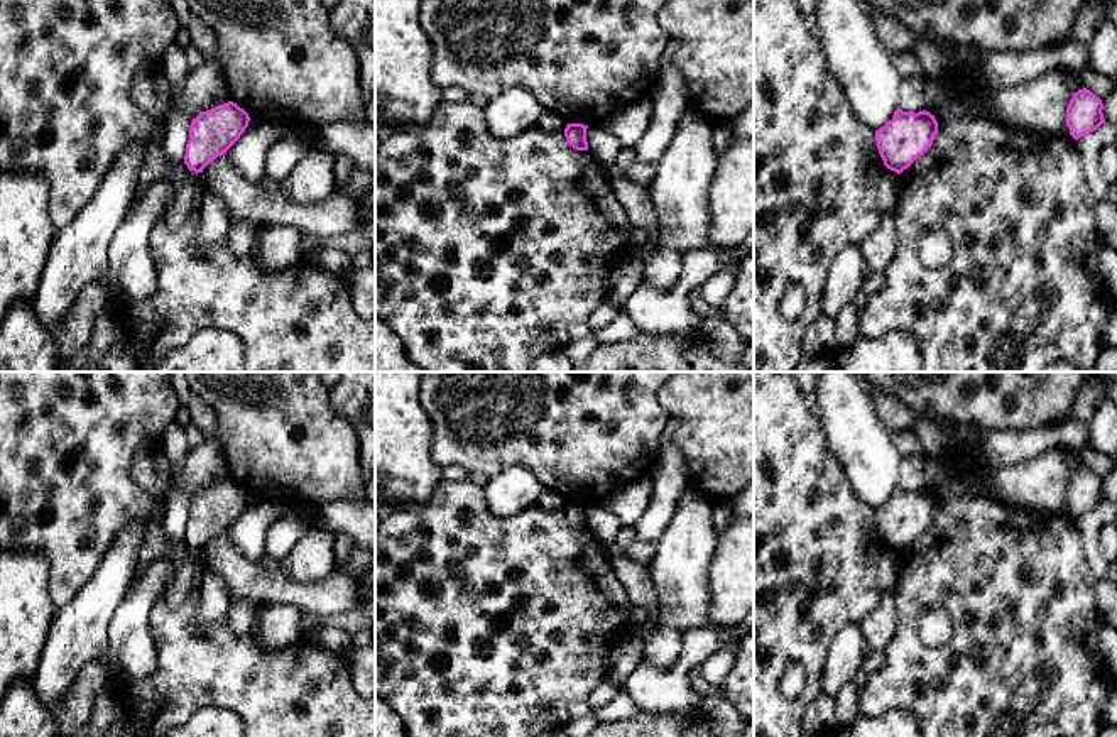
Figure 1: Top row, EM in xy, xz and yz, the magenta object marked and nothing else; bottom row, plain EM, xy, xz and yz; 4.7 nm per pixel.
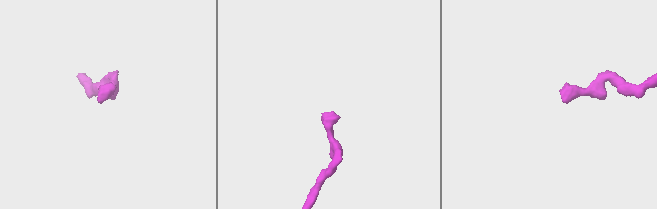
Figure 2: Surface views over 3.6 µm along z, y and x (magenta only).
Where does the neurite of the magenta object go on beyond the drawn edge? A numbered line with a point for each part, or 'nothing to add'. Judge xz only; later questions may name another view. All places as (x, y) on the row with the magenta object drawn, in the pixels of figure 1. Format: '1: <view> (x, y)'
nothing to add

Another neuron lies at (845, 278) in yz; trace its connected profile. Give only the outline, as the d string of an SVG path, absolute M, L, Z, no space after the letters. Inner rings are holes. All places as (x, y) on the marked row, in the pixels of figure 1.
M860 243L843 248L828 270L823 296L823 316L835 319L862 291L867 265L860 250Z

